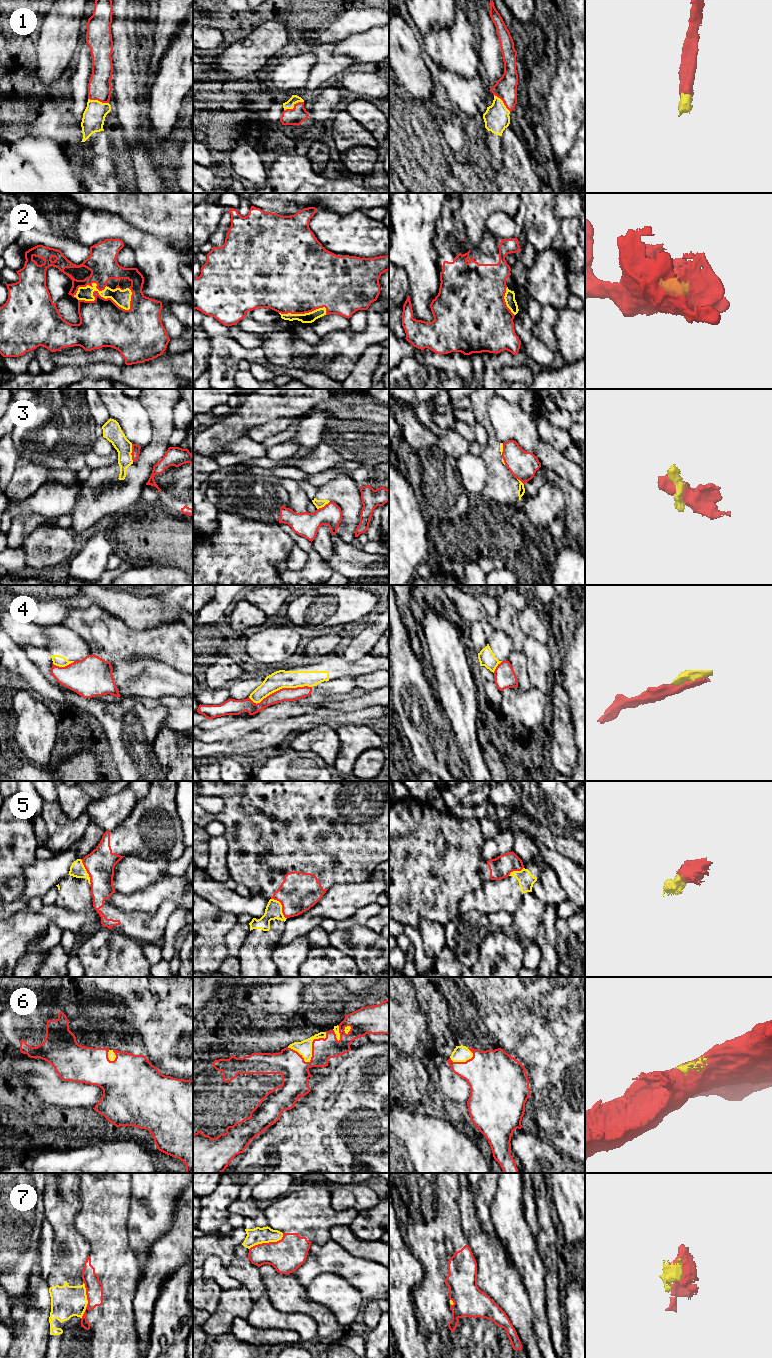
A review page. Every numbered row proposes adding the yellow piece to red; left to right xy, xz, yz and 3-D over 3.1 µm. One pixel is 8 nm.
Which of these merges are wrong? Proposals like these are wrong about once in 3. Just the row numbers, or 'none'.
3, 4, 5, 7

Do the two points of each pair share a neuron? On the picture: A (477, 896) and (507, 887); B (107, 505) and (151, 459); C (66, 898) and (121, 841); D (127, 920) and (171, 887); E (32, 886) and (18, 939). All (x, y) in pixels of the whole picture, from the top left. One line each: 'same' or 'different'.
A: same
B: same
C: different
D: different
E: different

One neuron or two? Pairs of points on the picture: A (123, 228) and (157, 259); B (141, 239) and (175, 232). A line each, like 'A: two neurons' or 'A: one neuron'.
A: one neuron
B: two neurons

